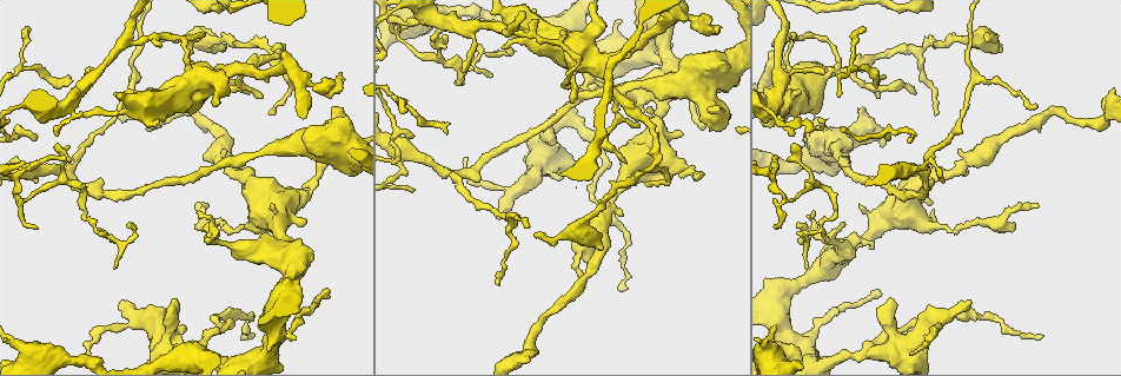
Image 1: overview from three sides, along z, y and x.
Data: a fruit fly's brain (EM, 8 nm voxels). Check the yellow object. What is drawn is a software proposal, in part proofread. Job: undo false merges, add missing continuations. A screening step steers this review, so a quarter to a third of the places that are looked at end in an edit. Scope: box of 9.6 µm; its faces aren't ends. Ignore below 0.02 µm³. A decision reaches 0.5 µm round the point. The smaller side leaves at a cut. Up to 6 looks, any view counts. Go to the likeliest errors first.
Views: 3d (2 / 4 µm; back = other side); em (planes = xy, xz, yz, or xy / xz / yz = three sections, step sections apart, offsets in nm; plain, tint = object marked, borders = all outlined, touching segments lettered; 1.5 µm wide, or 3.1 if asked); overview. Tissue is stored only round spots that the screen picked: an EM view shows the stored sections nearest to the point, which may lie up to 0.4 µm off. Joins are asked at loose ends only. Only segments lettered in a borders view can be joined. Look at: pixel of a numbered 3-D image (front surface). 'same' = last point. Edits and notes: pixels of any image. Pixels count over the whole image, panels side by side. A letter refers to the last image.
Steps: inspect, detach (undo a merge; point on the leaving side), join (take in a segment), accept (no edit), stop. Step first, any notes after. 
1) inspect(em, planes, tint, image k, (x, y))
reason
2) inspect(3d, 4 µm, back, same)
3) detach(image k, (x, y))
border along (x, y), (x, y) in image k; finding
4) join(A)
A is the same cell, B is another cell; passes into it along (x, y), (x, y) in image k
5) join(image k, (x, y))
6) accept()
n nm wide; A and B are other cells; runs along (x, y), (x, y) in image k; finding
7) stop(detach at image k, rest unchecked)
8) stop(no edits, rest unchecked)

inspect(em, planes, borders, image 1, (491, 76))
branch stops here

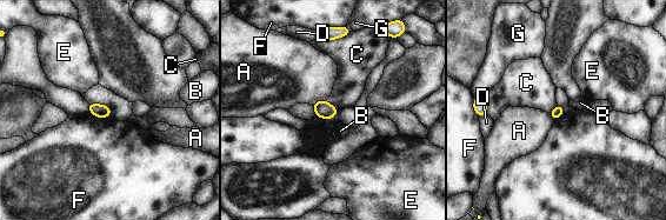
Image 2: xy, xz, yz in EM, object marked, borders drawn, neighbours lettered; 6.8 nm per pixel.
accept()
A, B, C, D, E, F and G are other cells; border along (90, 113), (97, 117), (110, 117) in image 2; none of them fits

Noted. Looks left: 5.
inspect(3d, 4 µm, image 1, (874, 292))
long arm stops here

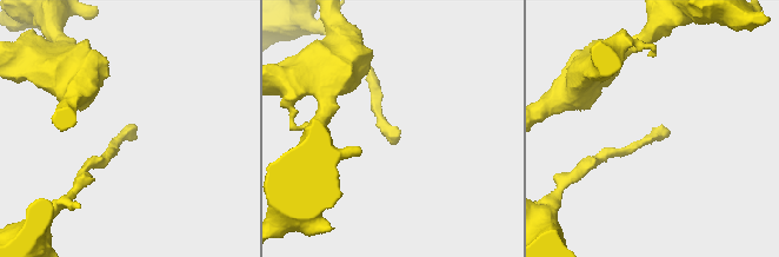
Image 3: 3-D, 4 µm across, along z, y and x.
inspect(em, xz, step 8, tint, image 3, (399, 131))

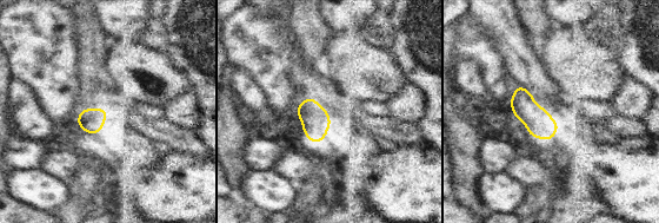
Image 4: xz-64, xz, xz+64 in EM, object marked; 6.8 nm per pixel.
inspect(em, planes, borders, same)
cut it another way

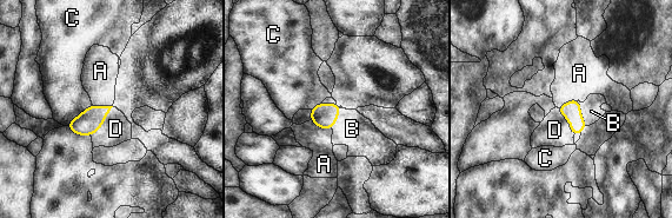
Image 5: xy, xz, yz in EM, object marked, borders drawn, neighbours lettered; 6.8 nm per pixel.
accept()
120 nm wide; D touches over 260 nm; A, B, C and D are other cells; no lettered segment goes on from it

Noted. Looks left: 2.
inspect(em, yz, step 8, tint, image 1, (29, 27))
free end

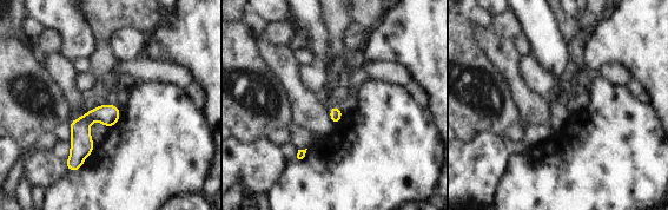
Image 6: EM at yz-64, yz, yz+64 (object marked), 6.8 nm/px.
inspect(em, planes, borders, same)

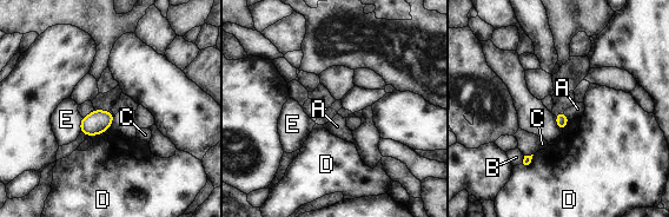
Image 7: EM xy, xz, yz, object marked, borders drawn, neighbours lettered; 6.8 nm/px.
accept()
A, B, C, D and E are other cells; border along (564, 111), (569, 119) in image 7; none of them fits

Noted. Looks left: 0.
stop(no edits, rest unchecked)

